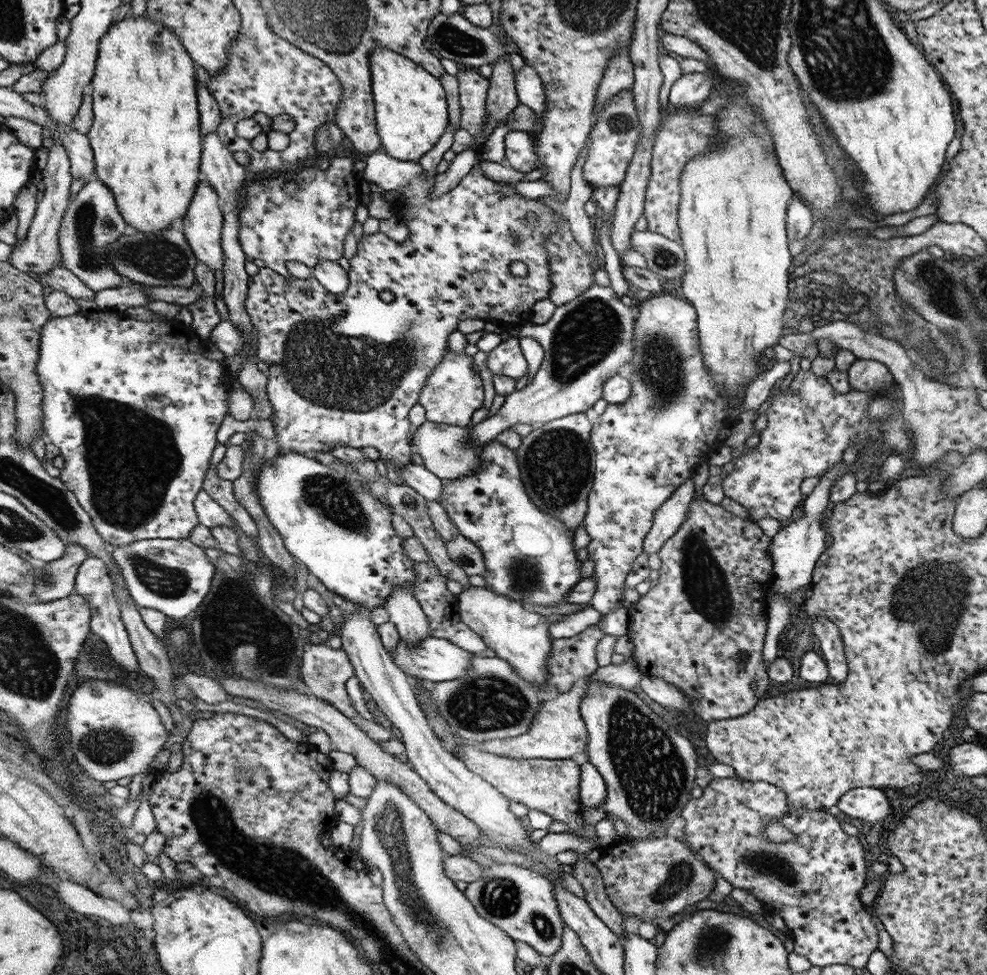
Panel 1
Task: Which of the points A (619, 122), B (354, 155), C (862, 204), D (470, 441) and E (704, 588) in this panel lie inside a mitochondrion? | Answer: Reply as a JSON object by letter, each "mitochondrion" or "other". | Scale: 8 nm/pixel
{"A":"mitochondrion","B":"other","C":"other","D":"other","E":"mitochondrion"}

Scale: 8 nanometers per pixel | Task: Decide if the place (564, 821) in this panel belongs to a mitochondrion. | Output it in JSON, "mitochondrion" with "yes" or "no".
{"mitochondrion":"no"}

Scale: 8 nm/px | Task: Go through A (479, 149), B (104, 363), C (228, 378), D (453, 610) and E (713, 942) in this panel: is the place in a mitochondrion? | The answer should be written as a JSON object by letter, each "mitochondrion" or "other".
{"A":"other","B":"other","C":"other","D":"other","E":"mitochondrion"}

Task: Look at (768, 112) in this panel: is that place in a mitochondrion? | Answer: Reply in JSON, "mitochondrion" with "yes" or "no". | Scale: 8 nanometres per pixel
{"mitochondrion":"no"}

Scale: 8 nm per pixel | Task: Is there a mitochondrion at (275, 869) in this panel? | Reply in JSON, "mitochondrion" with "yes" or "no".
{"mitochondrion":"yes"}

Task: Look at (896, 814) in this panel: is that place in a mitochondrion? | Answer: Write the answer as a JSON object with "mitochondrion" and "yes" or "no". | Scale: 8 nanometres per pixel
{"mitochondrion":"no"}

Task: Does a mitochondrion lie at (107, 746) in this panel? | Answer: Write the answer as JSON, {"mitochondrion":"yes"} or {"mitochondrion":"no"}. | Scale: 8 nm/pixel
{"mitochondrion":"yes"}

